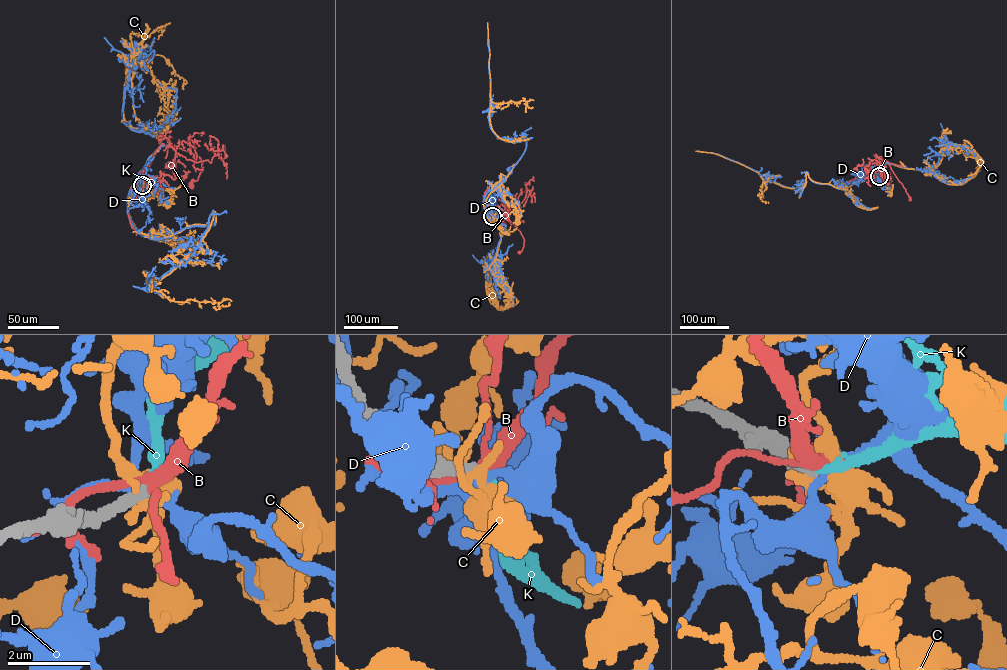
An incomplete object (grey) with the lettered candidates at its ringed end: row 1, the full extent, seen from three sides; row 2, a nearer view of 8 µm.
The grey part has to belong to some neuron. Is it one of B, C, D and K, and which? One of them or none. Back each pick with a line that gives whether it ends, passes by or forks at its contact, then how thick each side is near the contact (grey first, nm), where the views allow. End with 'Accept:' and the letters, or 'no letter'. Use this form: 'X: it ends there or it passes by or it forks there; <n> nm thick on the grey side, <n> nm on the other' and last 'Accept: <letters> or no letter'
K: it ends there; 280 nm thick on the grey side, 240 nm on the other
Accept: K

